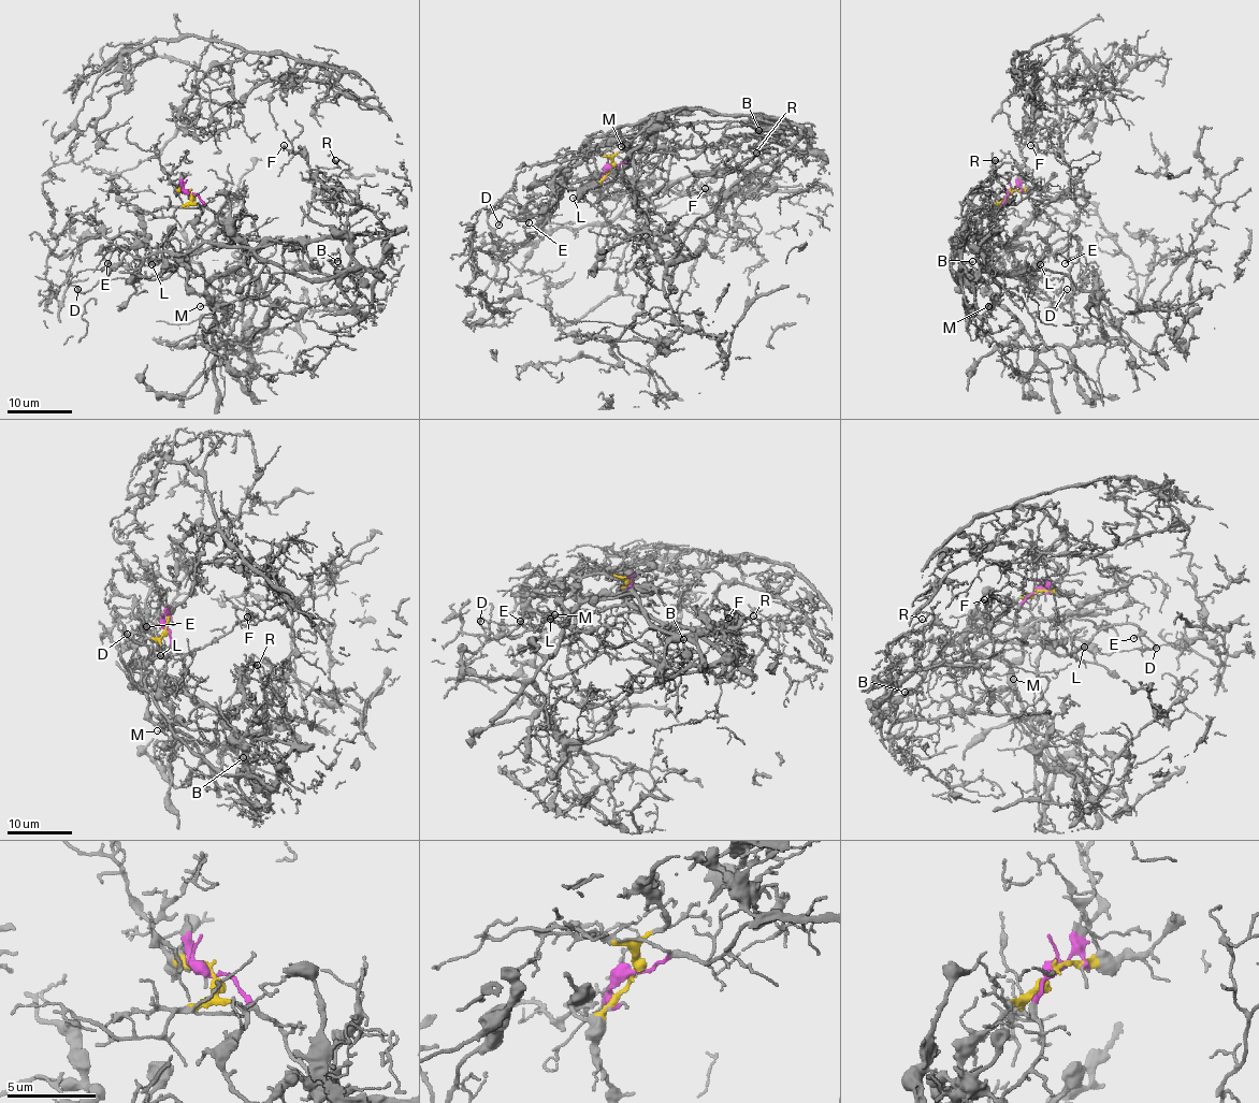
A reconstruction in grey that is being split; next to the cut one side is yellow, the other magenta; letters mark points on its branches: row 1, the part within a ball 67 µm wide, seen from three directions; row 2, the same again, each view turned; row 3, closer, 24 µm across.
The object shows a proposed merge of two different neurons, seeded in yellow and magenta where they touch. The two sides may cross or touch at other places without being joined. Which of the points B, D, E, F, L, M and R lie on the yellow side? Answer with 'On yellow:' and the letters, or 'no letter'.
On yellow: no letter

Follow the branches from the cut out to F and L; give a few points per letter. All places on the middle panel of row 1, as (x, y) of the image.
F: (610, 167), (639, 163), (654, 147), (761, 134), (804, 154), (736, 208), (732, 228), (704, 188)
L: (610, 167), (626, 160), (638, 163), (652, 149), (622, 169), (583, 178), (580, 185), (584, 198), (572, 198)

